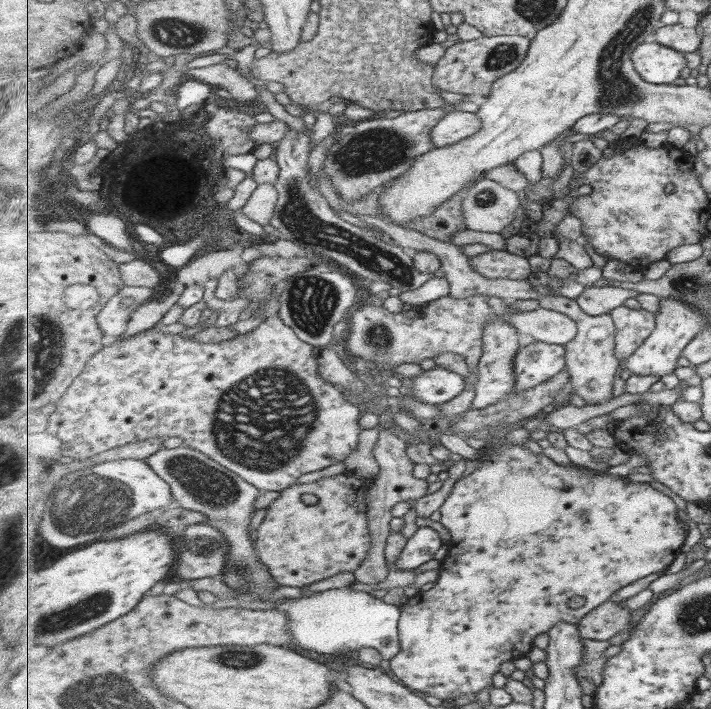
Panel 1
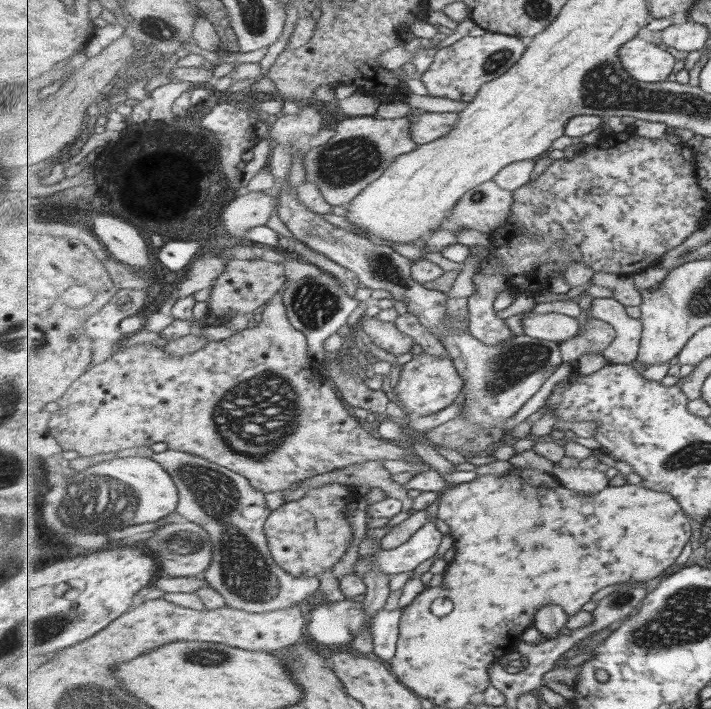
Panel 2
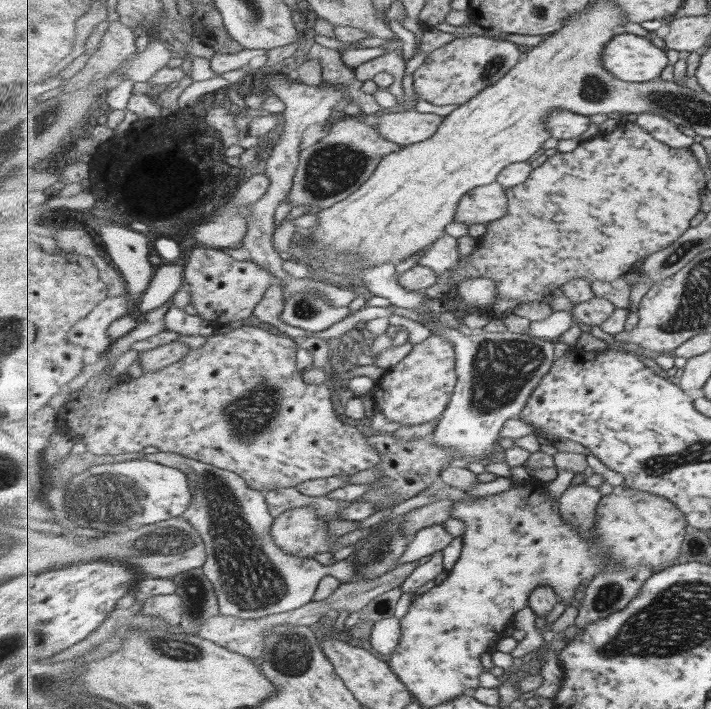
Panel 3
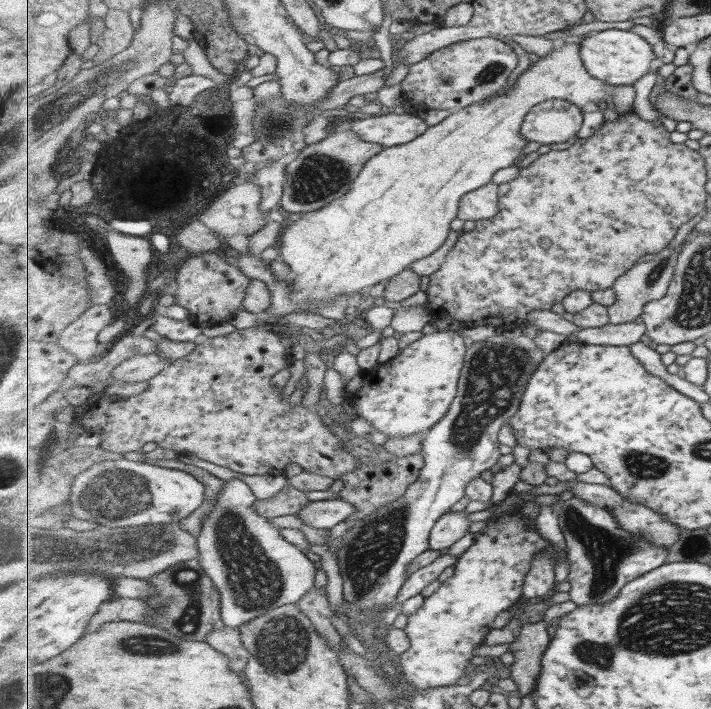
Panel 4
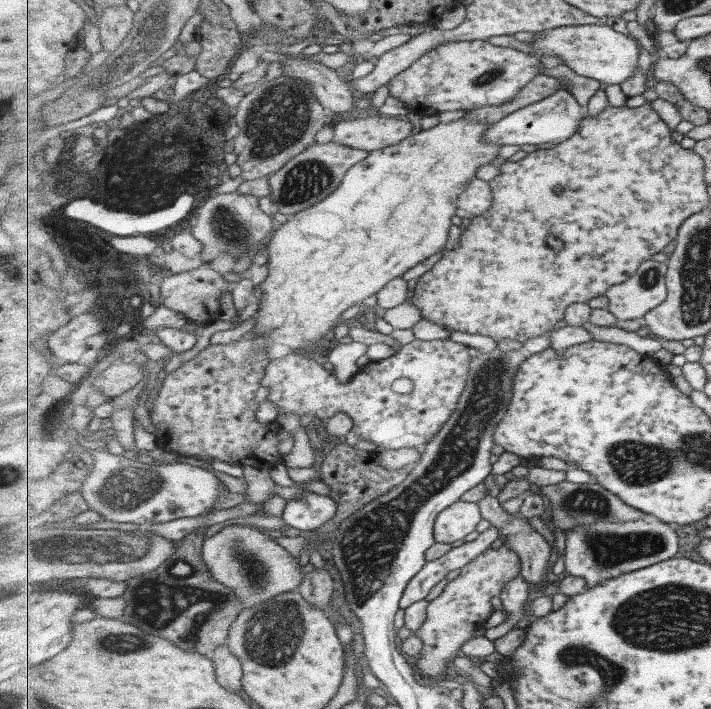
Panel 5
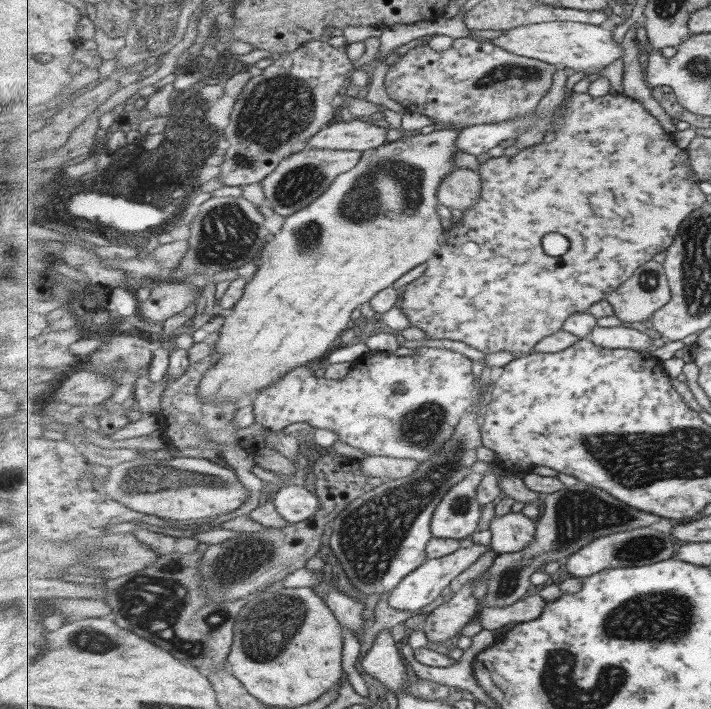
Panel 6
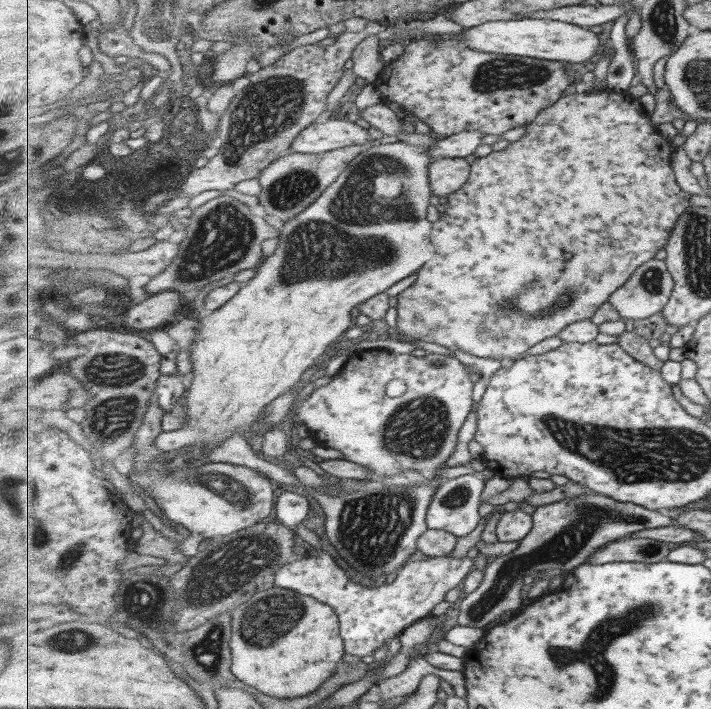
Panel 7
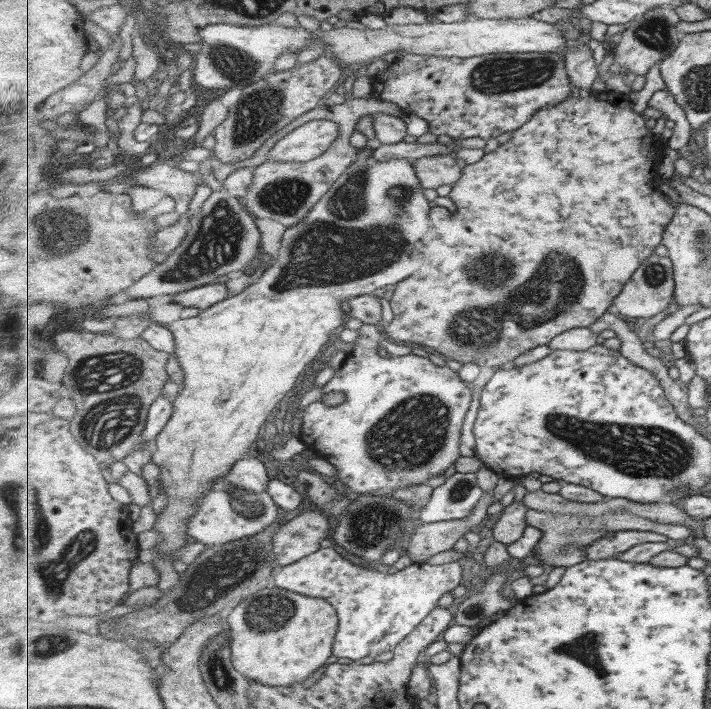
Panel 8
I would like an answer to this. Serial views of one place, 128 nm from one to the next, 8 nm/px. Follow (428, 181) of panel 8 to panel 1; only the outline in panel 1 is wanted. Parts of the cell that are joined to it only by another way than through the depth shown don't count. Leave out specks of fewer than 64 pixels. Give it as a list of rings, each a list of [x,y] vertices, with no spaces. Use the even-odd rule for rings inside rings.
[[[485,177],[474,184],[464,198],[464,223],[471,230],[503,232],[515,220],[523,196]]]

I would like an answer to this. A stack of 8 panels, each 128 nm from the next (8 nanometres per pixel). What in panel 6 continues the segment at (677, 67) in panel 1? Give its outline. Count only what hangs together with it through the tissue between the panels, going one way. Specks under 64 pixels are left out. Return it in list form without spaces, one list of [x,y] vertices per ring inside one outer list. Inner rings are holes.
[[[573,21],[540,22],[504,30],[489,41],[513,54],[536,58],[571,71],[588,72],[590,77],[596,77],[605,66],[623,56],[623,48],[615,42],[613,27],[609,25],[597,26]]]

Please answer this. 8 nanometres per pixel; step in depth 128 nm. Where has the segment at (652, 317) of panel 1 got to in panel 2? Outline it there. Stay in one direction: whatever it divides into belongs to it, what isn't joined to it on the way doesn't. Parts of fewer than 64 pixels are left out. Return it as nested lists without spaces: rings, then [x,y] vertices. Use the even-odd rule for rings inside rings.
[[[614,297],[596,298],[591,302],[591,316],[611,324],[617,336],[605,350],[604,358],[613,364],[630,364],[638,360],[643,338],[643,321],[627,314],[625,305]]]

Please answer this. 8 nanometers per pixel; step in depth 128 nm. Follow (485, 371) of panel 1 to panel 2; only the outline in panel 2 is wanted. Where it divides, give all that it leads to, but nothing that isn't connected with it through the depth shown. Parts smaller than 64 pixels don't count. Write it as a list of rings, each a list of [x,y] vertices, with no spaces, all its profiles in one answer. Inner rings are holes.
[[[476,272],[472,277],[476,293],[472,294],[465,305],[470,313],[471,333],[487,346],[501,346],[501,342],[513,340],[515,334],[507,328],[505,320],[497,317],[495,298],[497,294],[510,288],[510,279],[501,275],[488,275]]]

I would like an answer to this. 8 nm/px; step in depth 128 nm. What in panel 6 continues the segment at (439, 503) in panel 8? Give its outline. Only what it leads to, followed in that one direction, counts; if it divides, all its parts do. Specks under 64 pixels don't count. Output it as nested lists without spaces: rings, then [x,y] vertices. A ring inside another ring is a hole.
[[[471,473],[442,498],[431,520],[435,537],[460,540],[477,530],[481,522],[477,488],[481,482],[482,474]]]

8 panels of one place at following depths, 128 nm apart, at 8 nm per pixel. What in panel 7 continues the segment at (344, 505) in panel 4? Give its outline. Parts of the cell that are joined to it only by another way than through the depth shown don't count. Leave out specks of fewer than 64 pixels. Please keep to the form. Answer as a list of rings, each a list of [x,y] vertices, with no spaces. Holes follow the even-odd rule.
[[[282,491],[276,501],[276,518],[289,528],[297,528],[311,512],[307,496],[292,491]]]

